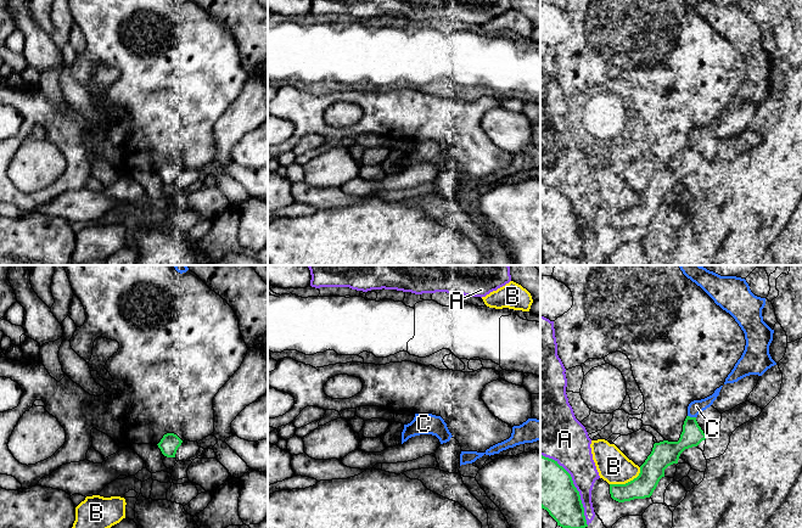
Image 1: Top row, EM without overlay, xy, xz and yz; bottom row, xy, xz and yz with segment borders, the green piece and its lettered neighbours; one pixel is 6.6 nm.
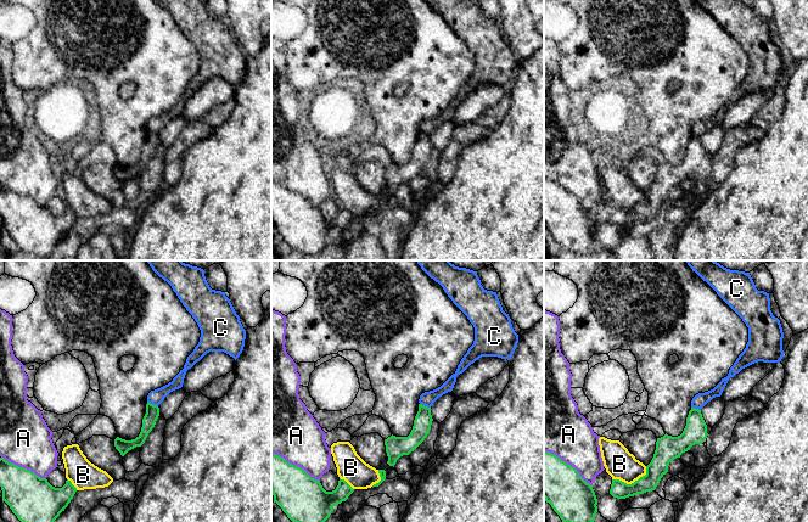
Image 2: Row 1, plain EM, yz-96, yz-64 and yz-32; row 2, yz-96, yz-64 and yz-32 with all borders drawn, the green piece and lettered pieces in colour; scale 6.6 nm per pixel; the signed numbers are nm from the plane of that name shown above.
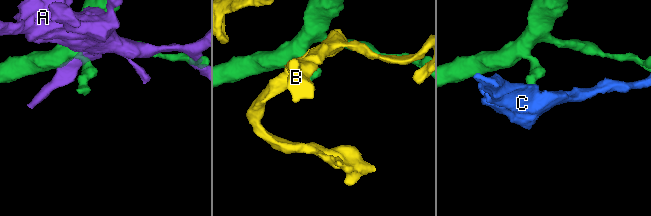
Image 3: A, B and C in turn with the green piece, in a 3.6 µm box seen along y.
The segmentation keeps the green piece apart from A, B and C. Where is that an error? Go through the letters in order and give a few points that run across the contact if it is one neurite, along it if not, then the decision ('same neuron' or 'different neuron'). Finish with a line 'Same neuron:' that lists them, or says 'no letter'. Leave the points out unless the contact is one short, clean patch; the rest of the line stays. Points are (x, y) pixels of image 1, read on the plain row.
A: different neuron
B: different neuron
C: different neuron
Same neuron: no letter

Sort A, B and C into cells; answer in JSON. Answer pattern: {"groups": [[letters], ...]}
{"groups": [["A"], ["B"], ["C"]]}

